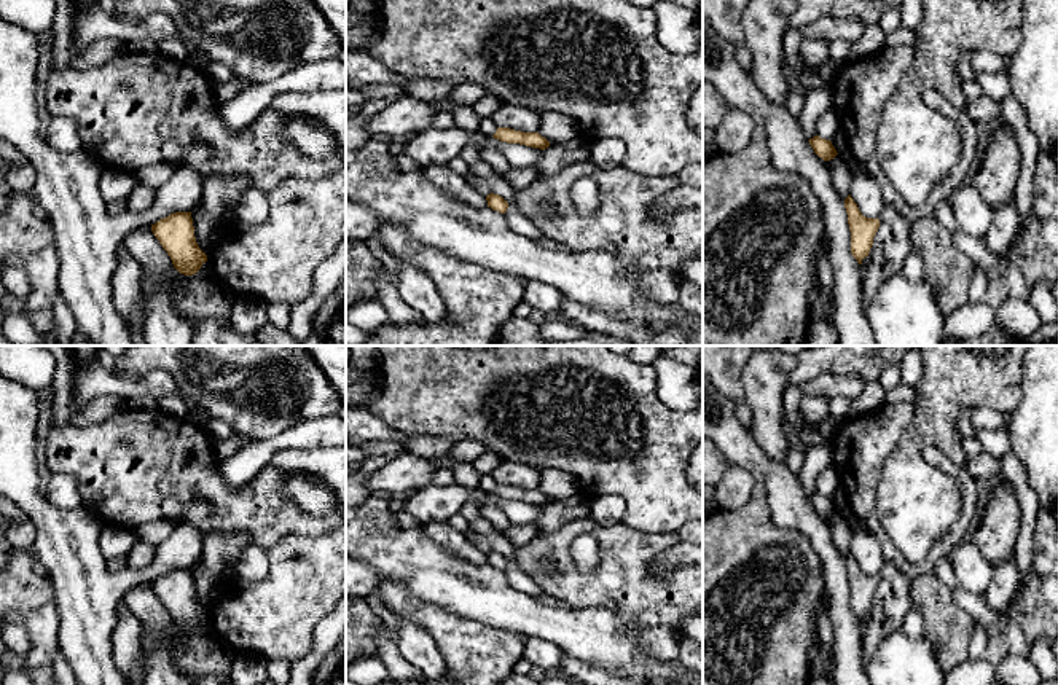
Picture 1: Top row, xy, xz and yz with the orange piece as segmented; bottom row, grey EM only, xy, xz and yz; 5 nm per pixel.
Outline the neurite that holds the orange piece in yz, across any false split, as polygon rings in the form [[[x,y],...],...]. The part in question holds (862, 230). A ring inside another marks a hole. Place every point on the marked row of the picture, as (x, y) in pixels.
[[[851,194],[844,199],[844,209],[851,231],[851,253],[857,263],[862,264],[862,260],[868,256],[873,245],[873,237],[880,228],[880,220],[864,217]]]

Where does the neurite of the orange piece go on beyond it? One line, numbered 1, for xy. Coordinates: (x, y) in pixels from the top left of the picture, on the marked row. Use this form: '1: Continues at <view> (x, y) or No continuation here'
1: No continuation here

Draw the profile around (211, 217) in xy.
[[[210,175],[204,180],[199,204],[191,210],[194,237],[209,256],[221,241],[242,194],[250,188],[245,177]]]

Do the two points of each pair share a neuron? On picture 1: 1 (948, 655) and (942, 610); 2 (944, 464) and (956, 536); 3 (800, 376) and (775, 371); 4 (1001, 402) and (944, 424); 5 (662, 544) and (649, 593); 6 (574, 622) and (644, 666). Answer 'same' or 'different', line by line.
1: same
2: same
3: different
4: same
5: same
6: same

